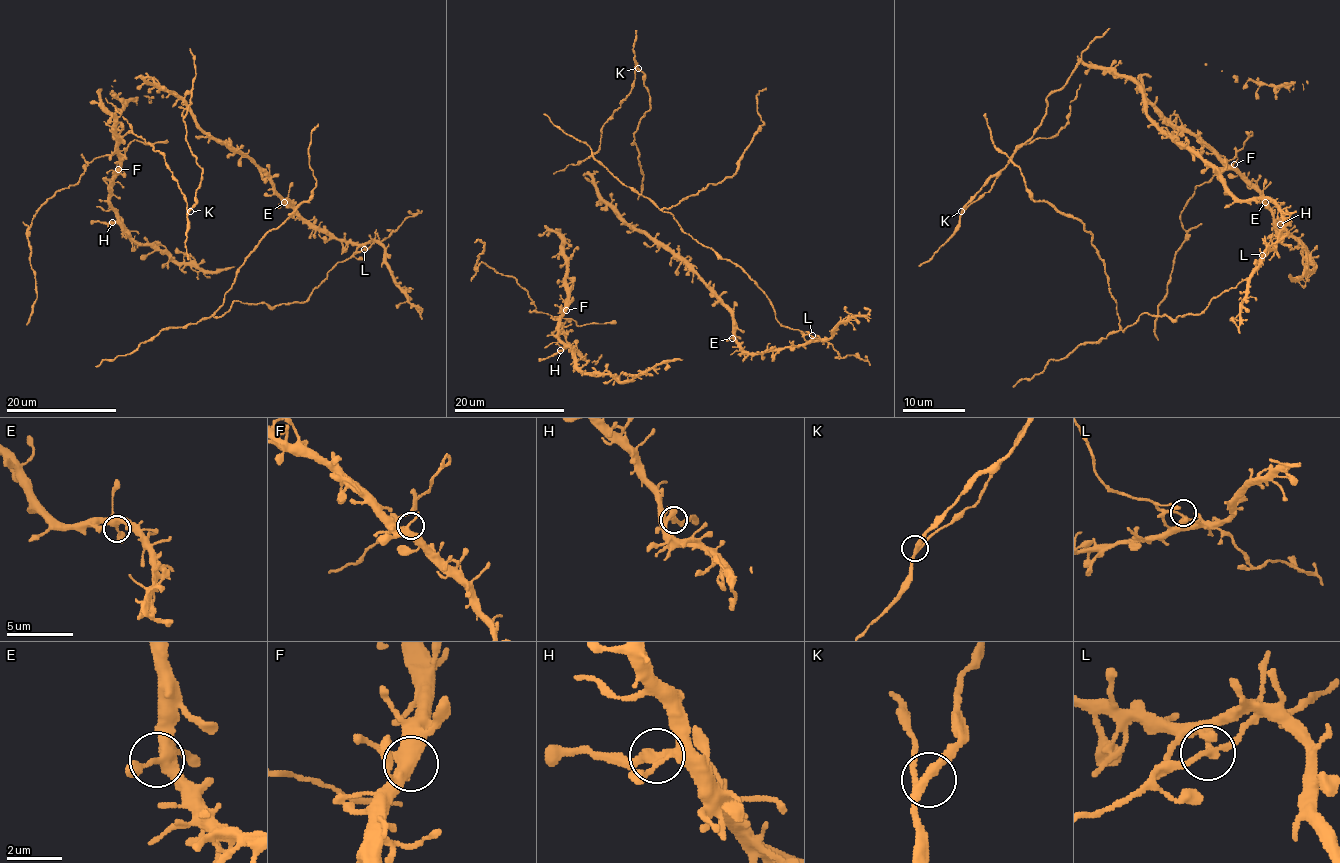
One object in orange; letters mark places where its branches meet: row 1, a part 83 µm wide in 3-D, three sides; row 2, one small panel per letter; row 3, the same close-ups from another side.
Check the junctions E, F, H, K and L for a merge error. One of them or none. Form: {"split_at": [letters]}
{"split_at": ["H"]}

